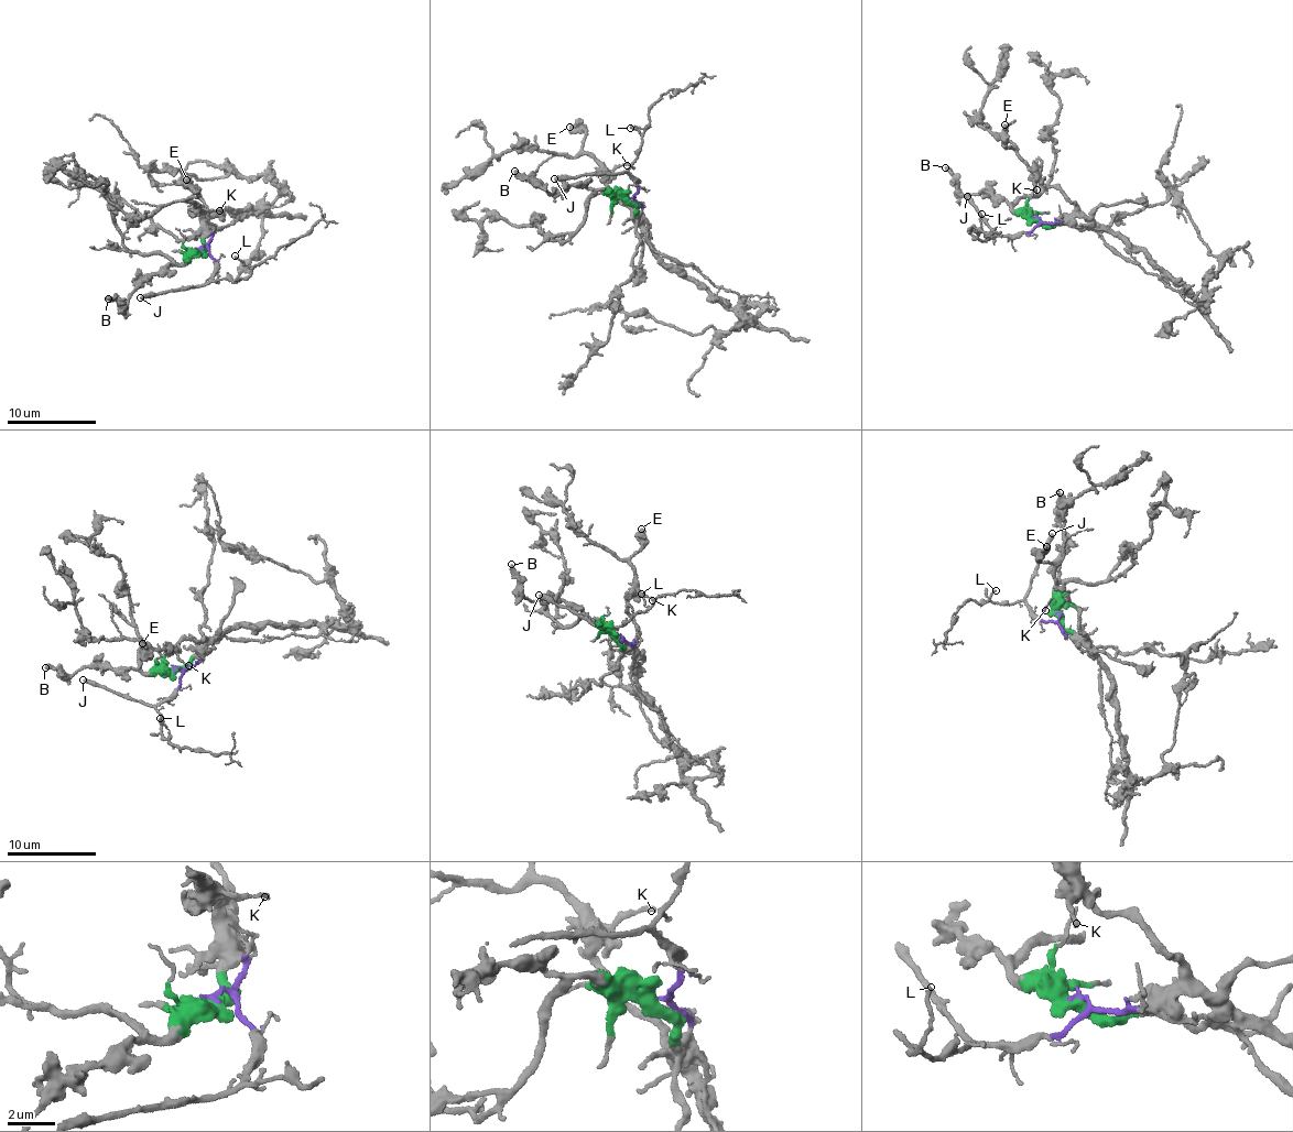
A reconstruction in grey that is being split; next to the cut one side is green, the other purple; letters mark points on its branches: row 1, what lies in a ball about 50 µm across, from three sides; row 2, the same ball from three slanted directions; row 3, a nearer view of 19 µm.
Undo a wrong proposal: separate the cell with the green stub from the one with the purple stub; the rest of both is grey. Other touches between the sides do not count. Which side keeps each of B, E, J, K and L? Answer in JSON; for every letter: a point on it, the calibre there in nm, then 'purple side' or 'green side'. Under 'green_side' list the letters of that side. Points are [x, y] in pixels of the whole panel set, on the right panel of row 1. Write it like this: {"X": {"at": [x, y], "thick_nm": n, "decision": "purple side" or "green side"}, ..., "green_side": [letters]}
{"B": {"at": [945, 167], "thick_nm": 320, "decision": "green side"}, "E": {"at": [1004, 124], "thick_nm": 440, "decision": "green side"}, "J": {"at": [967, 196], "thick_nm": 400, "decision": "purple side"}, "K": {"at": [1036, 189], "thick_nm": 170, "decision": "green side"}, "L": {"at": [981, 214], "thick_nm": 130, "decision": "purple side"}, "green_side": ["B", "E", "K"]}

